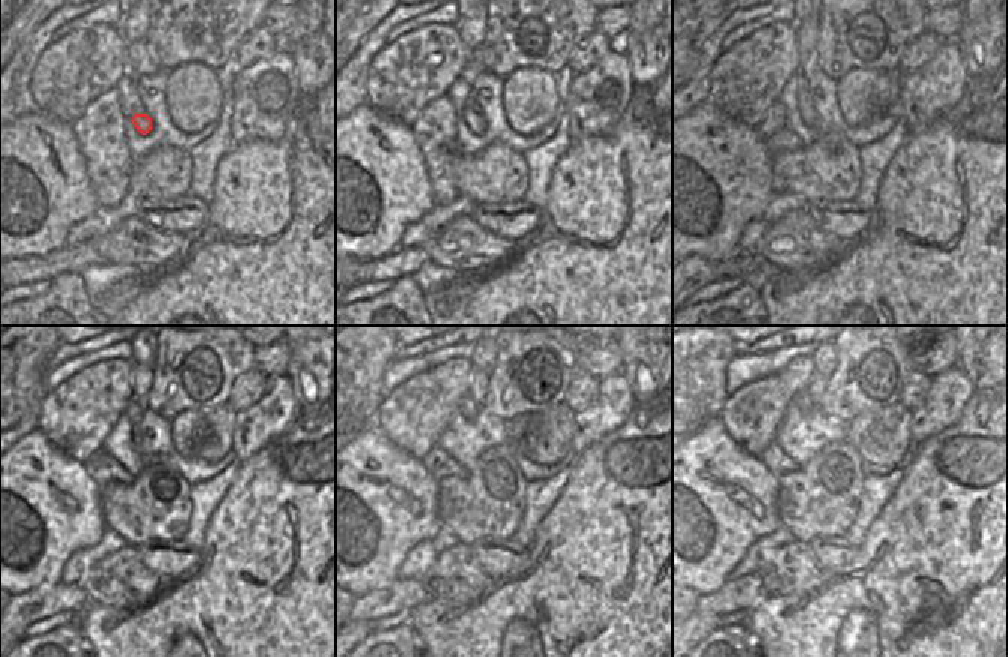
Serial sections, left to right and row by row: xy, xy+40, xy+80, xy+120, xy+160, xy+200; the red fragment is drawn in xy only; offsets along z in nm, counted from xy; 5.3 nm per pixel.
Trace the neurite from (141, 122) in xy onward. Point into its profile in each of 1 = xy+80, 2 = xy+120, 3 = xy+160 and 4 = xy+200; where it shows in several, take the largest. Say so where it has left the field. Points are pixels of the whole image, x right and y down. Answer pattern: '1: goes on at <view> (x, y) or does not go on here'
1: goes on at xy+80 (806, 104)
2: goes on at xy+120 (134, 410)
3: goes on at xy+160 (468, 407)
4: goes on at xy+200 (801, 399)

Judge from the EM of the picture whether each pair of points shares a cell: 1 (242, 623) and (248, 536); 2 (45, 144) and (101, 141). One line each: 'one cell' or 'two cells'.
1: one cell
2: two cells

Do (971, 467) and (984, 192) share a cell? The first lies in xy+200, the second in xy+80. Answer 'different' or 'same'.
same

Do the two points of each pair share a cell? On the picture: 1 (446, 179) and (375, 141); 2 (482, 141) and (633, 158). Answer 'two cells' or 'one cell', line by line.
1: two cells
2: two cells

